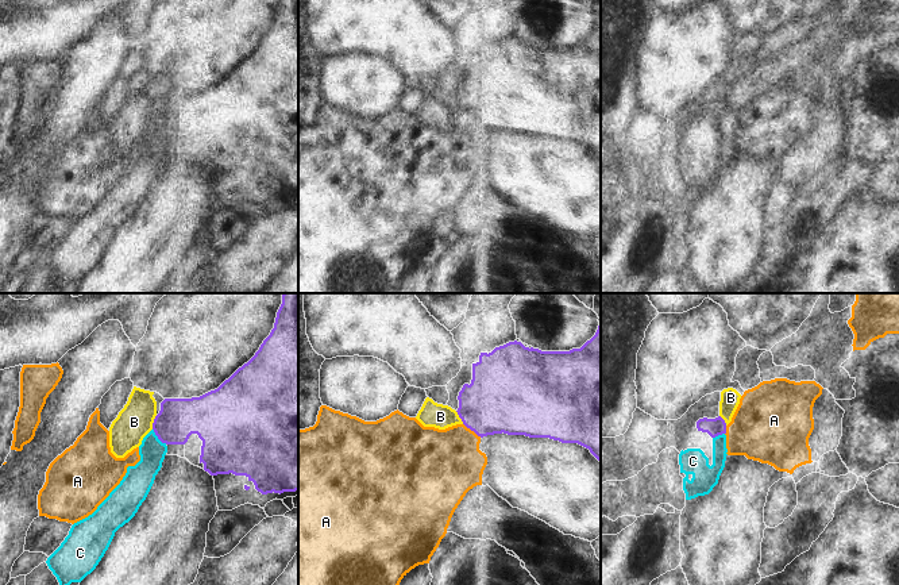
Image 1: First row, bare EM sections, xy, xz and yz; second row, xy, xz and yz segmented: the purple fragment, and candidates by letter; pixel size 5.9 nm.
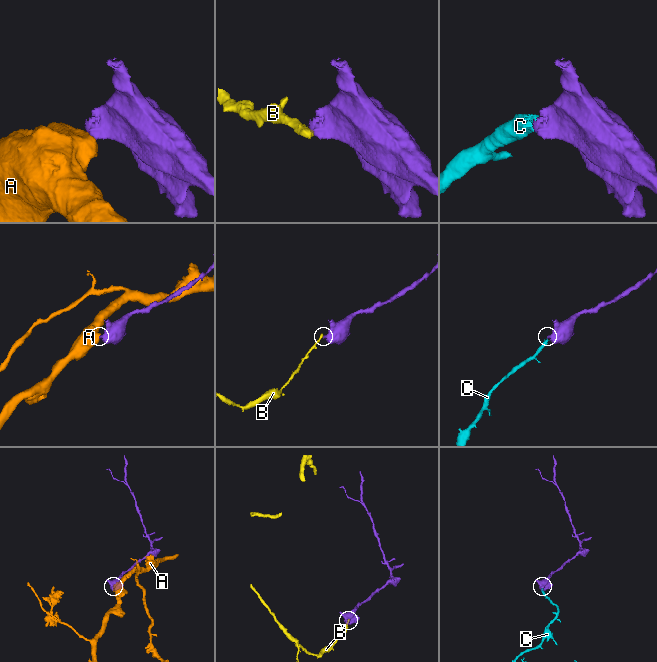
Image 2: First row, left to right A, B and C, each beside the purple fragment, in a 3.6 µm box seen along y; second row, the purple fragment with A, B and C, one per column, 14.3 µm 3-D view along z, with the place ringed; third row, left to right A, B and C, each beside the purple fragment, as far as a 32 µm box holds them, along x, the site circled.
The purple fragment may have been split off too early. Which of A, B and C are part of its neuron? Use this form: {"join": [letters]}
{"join": ["C"]}

